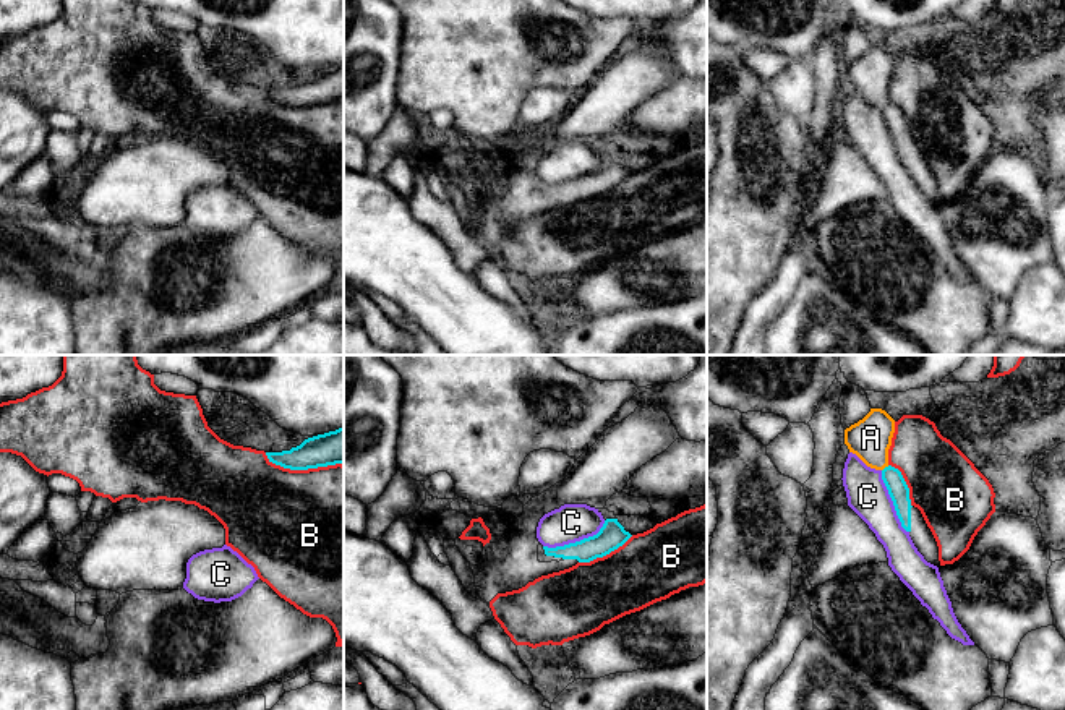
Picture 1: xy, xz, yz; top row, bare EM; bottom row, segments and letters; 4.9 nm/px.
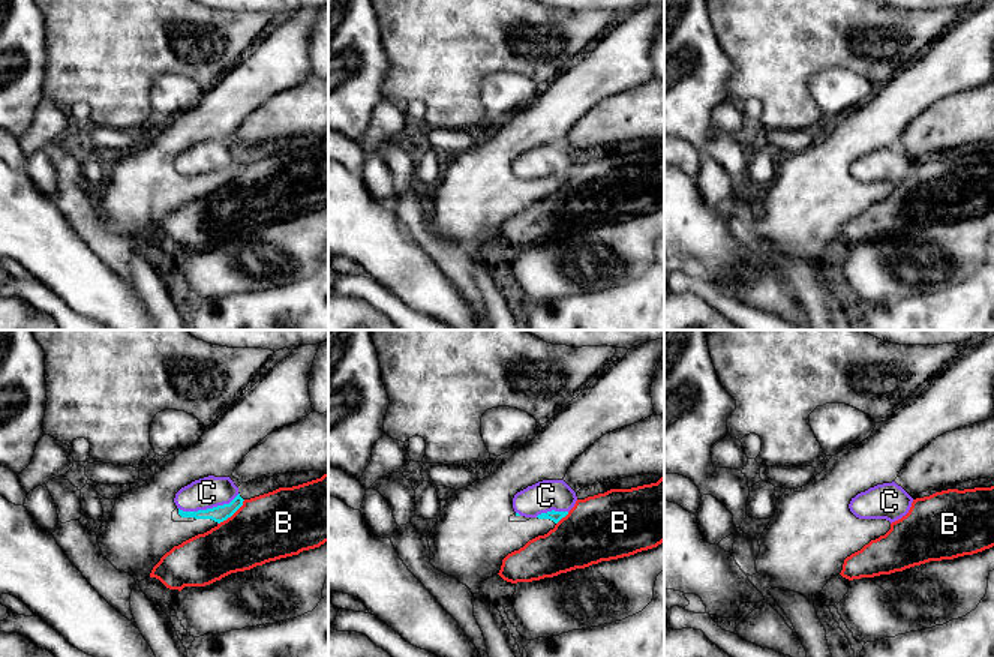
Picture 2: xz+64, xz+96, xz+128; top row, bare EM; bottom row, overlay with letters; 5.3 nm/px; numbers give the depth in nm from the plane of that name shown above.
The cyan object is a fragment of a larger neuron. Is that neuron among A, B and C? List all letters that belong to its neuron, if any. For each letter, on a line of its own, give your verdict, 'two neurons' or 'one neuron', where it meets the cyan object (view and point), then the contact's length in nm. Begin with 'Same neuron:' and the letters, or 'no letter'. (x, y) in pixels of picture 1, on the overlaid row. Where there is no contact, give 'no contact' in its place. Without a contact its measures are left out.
Same neuron: no letter
A: two neurons; contact yz (885, 467); length 50 nm
B: two neurons; contact xy (302, 469); length 380 nm
C: two neurons; contact xz (576, 542); length 340 nm

